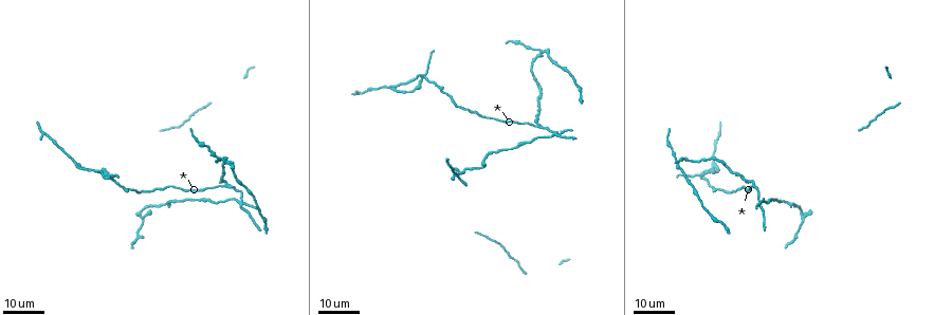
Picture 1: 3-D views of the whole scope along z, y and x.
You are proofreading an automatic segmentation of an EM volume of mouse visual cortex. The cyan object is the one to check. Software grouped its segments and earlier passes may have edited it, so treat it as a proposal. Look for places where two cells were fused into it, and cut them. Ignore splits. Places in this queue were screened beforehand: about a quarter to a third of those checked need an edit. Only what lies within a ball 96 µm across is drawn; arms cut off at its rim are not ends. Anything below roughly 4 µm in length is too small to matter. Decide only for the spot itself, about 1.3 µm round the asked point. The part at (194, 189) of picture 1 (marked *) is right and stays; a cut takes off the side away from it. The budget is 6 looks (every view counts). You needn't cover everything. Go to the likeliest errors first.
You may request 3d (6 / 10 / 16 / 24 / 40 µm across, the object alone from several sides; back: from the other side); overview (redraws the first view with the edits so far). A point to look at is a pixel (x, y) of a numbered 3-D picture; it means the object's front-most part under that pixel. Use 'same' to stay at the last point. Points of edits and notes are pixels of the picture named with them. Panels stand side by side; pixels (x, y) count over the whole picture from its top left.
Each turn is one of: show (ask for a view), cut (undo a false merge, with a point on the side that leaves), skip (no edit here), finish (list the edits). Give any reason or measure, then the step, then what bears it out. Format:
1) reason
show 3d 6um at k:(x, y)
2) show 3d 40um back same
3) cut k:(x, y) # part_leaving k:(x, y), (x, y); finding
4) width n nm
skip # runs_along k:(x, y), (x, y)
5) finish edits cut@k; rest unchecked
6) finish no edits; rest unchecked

four-way junction
show 3d 16um at 1:(242, 203)

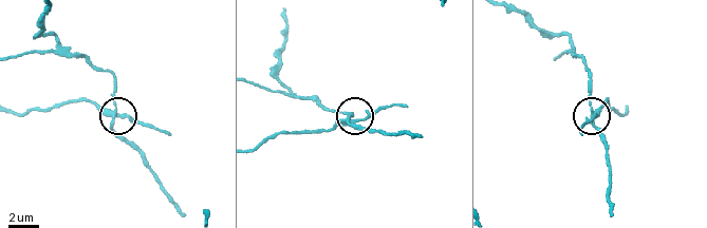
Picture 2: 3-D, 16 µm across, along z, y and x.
closer look
show 3d 10um at 2:(344, 119)

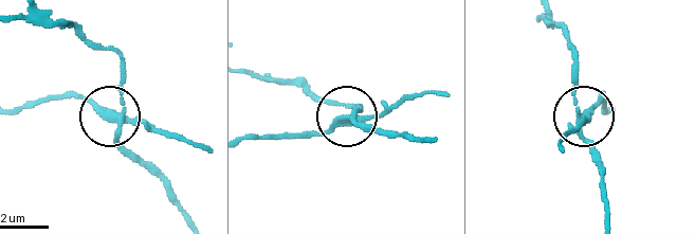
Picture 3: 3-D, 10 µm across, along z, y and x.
arms 4
cut 3:(151, 131) # two cells meet here

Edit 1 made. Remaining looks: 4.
show overview

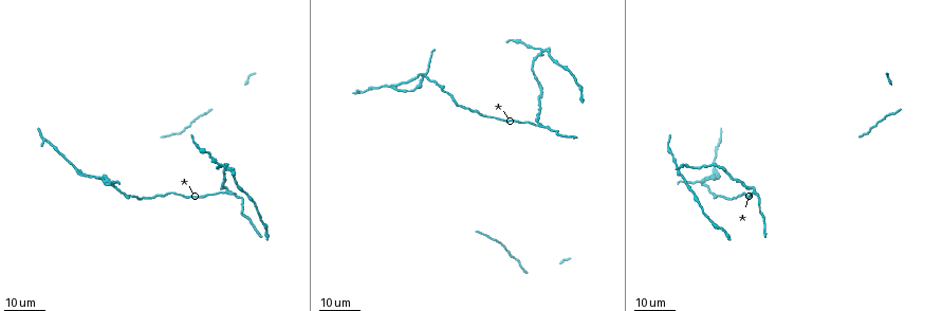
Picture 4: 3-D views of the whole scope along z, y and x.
show 3d 16um at 4:(44, 140)

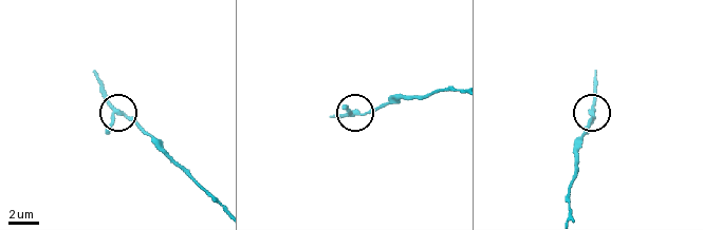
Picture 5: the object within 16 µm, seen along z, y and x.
show 3d 6um at 5:(591, 114)

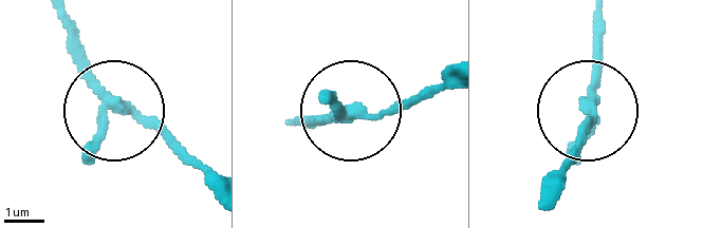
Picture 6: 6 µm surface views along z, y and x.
width 220 nm
skip # runs_along 6:(544, 190), (591, 127), (591, 22); all the same cell

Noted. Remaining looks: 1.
finish edits cut@3; rest unchecked

